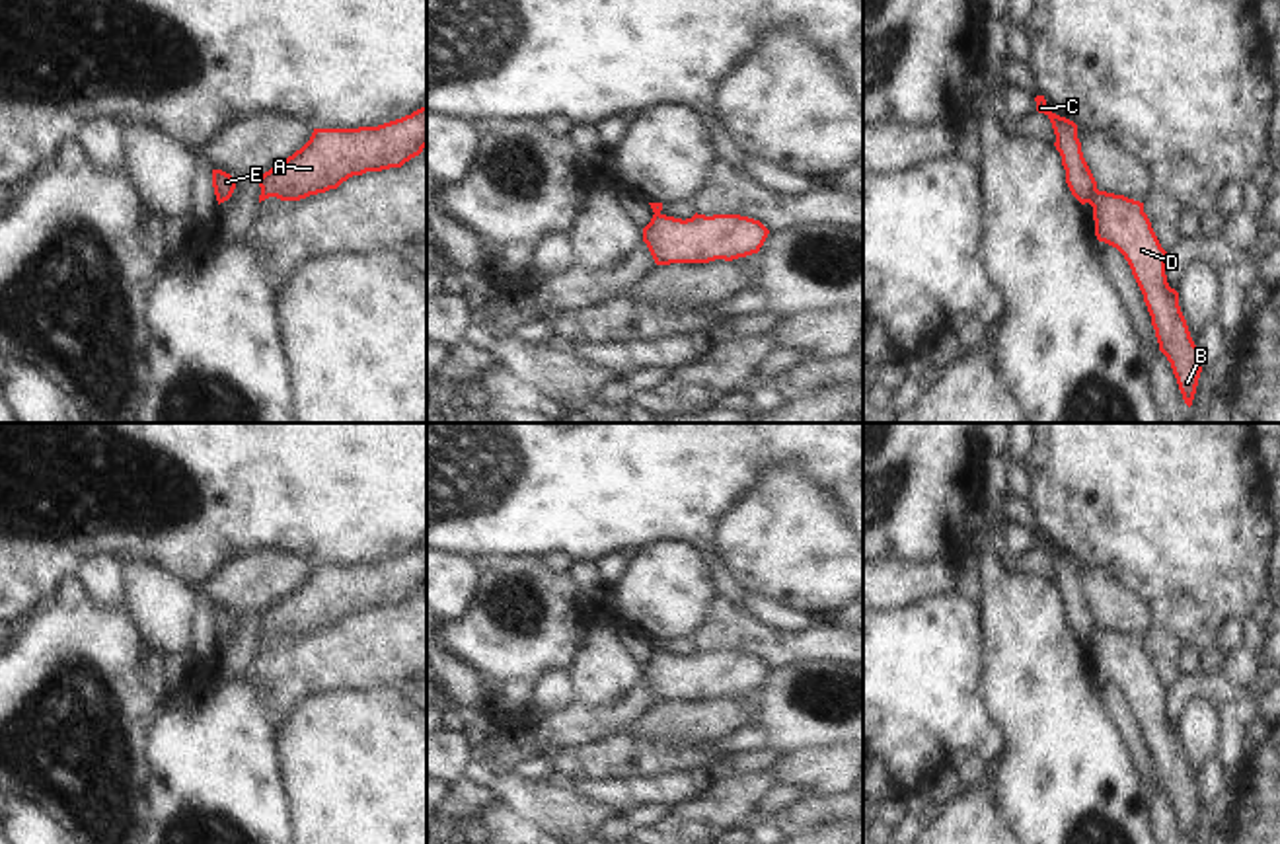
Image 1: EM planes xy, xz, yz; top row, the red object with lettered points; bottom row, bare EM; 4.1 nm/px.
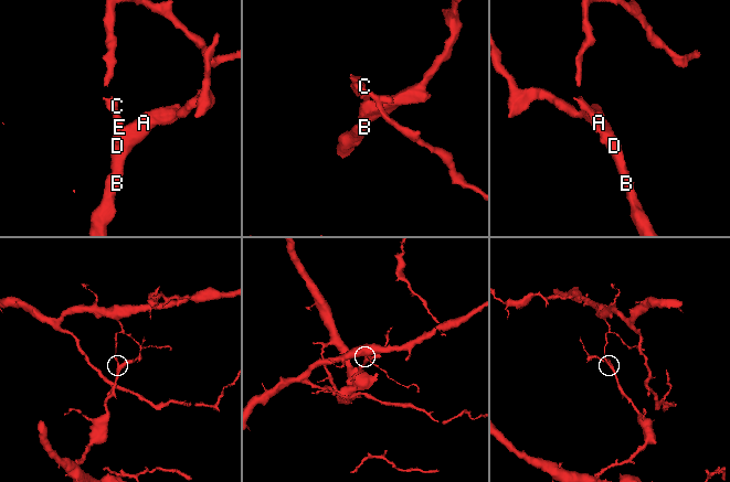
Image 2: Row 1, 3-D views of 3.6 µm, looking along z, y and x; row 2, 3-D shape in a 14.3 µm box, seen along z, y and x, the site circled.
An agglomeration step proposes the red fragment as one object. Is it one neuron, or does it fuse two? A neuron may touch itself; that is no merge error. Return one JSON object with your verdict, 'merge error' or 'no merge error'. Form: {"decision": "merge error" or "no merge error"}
{"decision": "merge error"}

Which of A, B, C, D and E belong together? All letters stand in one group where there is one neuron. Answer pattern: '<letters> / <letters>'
A B D / C E

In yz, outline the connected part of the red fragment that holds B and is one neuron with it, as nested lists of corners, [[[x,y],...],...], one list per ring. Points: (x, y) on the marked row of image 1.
[[[1097,189],[1089,205],[1097,240],[1116,248],[1128,261],[1151,316],[1159,351],[1171,363],[1183,400],[1190,407],[1202,372],[1198,347],[1181,312],[1179,292],[1167,283],[1167,251],[1144,212],[1144,203]]]

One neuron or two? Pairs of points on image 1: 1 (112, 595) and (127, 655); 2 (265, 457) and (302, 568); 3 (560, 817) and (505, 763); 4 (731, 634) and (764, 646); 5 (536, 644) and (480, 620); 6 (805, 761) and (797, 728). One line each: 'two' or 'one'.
1: two
2: two
3: two
4: one
5: one
6: two

